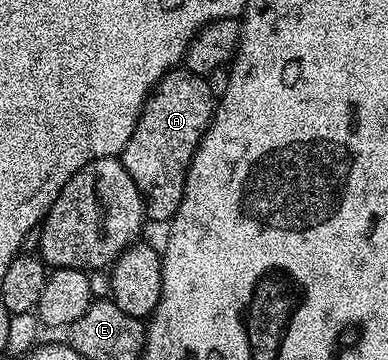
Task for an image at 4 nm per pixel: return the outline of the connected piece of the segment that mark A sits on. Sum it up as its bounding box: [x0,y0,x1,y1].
[120,68,215,224]

